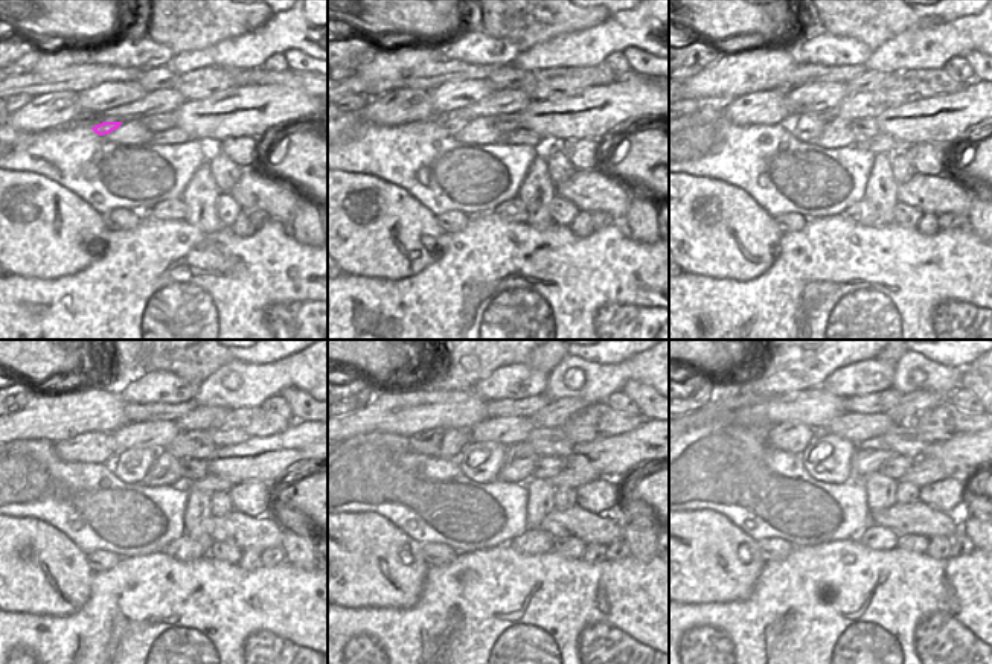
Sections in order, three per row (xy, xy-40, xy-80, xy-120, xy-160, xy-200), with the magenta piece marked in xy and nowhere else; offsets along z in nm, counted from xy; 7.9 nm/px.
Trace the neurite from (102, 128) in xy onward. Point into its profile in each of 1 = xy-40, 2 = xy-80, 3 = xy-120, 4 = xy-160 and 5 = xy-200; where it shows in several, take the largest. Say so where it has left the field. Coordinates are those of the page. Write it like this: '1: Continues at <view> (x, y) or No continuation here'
1: Continues at xy-40 (453, 125)
2: Continues at xy-80 (811, 124)
3: Continues at xy-120 (133, 463)
4: Continues at xy-160 (480, 462)
5: Continues at xy-200 (826, 459)

